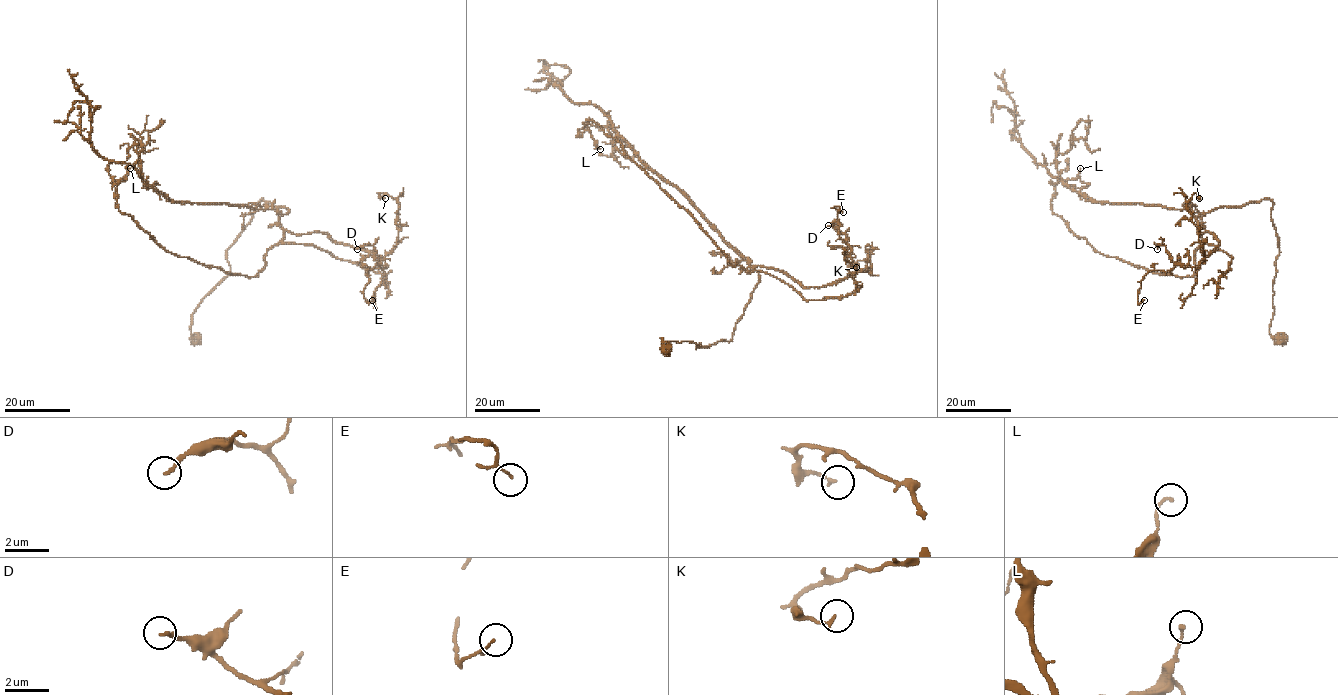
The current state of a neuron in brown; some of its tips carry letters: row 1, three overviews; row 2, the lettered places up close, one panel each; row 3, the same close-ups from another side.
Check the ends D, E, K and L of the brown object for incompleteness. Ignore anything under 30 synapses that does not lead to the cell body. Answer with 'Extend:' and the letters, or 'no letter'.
Extend: no letter

